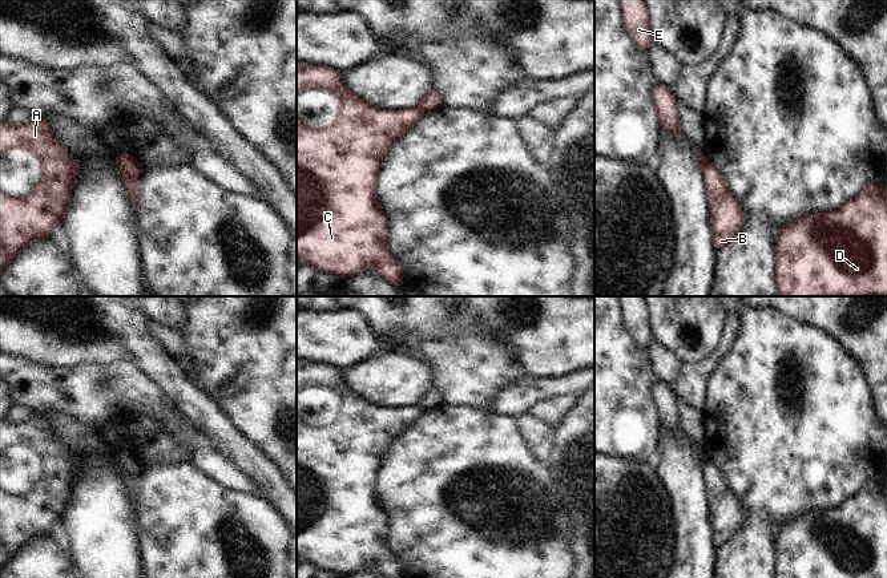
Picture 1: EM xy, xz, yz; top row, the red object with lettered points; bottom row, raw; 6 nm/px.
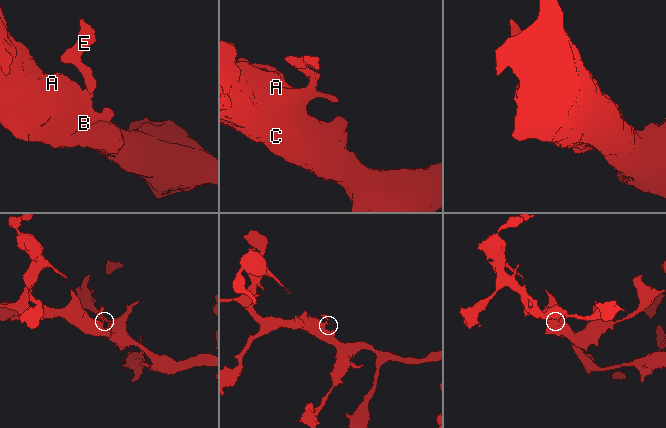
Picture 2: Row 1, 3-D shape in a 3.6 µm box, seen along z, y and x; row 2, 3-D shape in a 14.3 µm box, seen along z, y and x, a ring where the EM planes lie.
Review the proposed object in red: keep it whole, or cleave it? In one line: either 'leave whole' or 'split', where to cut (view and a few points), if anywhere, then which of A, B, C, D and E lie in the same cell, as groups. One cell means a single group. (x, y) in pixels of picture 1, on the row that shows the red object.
split | xy (119, 165), (128, 176), (136, 178) | A B C D / E

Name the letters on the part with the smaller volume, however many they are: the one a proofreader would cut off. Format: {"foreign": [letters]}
{"foreign": ["E"]}

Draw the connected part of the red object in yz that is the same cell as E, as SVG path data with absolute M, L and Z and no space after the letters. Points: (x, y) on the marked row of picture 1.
M621 0L625 29L633 36L638 48L648 52L653 45L649 12L645 0Z

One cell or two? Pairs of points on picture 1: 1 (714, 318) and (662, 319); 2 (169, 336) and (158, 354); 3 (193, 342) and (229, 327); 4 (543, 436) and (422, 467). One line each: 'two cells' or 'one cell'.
1: one cell
2: two cells
3: one cell
4: two cells

